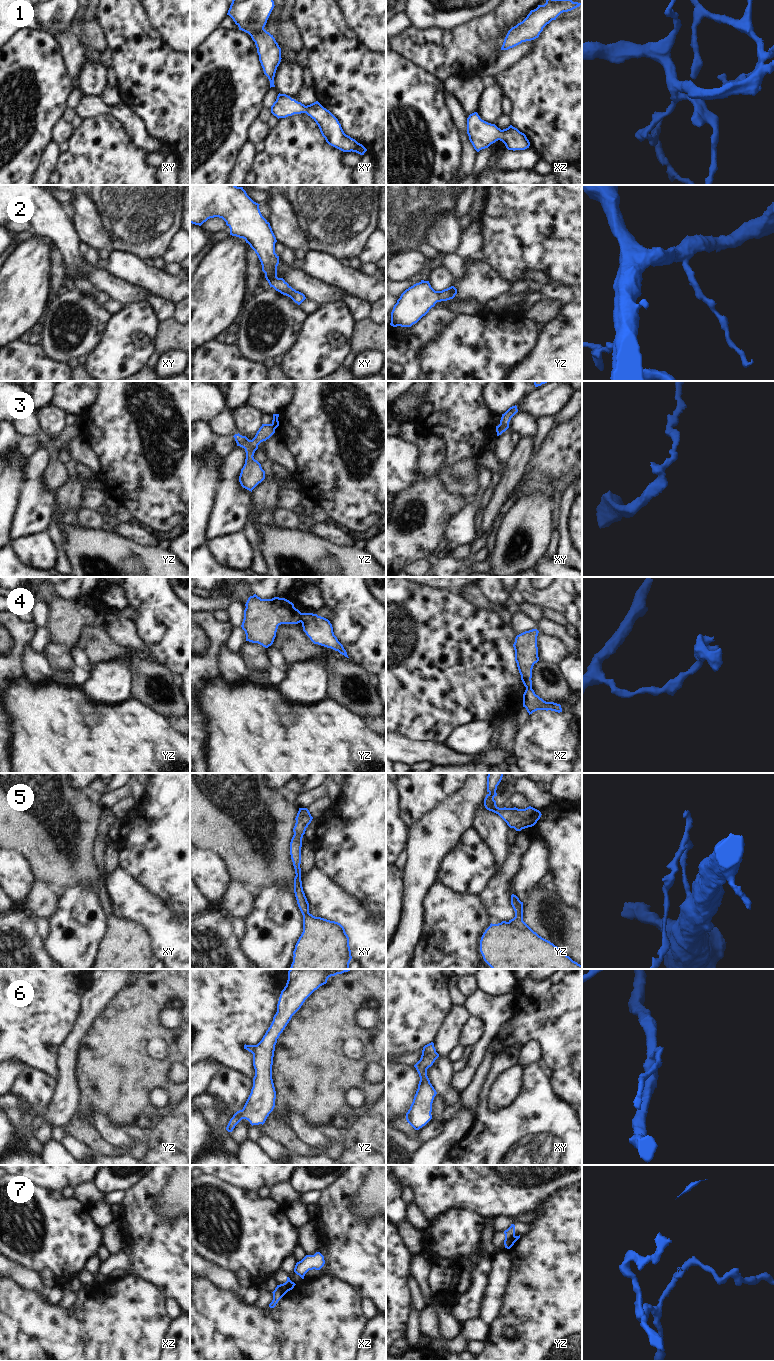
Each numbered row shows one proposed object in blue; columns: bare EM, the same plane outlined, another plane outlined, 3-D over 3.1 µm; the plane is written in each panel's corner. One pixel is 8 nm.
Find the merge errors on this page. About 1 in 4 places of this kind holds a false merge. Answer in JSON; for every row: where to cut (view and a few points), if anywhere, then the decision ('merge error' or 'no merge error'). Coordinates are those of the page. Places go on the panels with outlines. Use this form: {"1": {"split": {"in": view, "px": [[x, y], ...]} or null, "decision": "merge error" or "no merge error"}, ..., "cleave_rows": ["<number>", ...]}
{"1": {"split": null, "decision": "no merge error"}, "2": {"split": null, "decision": "no merge error"}, "3": {"split": null, "decision": "no merge error"}, "4": {"split": {"in": "yz", "px": [[302, 613], [300, 621]]}, "decision": "merge error"}, "5": {"split": null, "decision": "no merge error"}, "6": {"split": null, "decision": "no merge error"}, "7": {"split": {"in": "yz", "px": [[515, 1236], [504, 1241]]}, "decision": "merge error"}, "cleave_rows": ["4", "7"]}

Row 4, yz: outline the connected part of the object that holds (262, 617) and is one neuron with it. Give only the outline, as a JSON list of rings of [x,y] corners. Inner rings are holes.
[[[256,594],[245,604],[242,629],[246,641],[258,643],[265,648],[271,646],[281,624],[298,624],[302,613],[285,598],[261,599]]]

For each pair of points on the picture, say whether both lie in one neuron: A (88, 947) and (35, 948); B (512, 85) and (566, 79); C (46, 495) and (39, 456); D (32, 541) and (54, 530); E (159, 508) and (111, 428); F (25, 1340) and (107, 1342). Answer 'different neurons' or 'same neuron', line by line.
A: different neurons
B: same neuron
C: same neuron
D: different neurons
E: same neuron
F: same neuron

